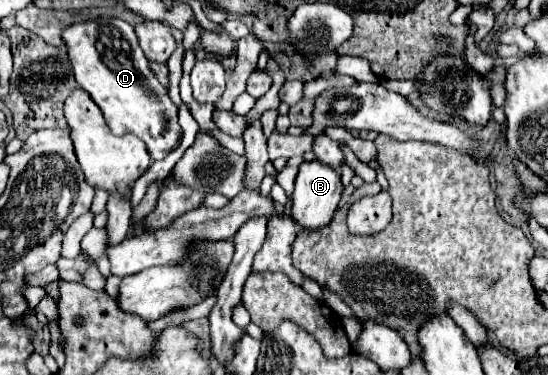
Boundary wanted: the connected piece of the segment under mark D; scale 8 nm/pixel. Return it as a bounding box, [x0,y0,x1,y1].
[63,16,181,160]

